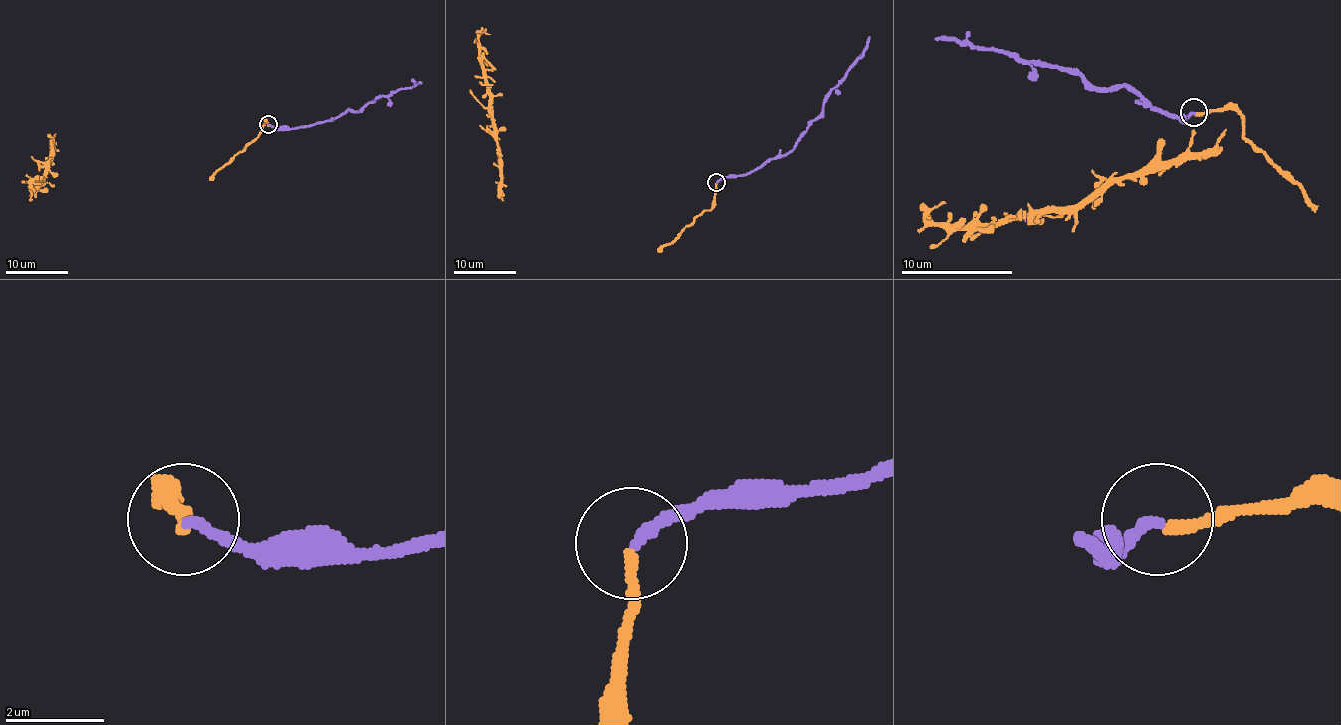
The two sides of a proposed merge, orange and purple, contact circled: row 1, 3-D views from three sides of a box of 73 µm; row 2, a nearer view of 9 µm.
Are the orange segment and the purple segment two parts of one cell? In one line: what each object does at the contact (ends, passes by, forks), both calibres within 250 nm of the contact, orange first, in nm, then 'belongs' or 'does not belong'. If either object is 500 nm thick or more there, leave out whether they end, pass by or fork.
orange ends; purple ends; calibres 220 and 240 nm; belongs

